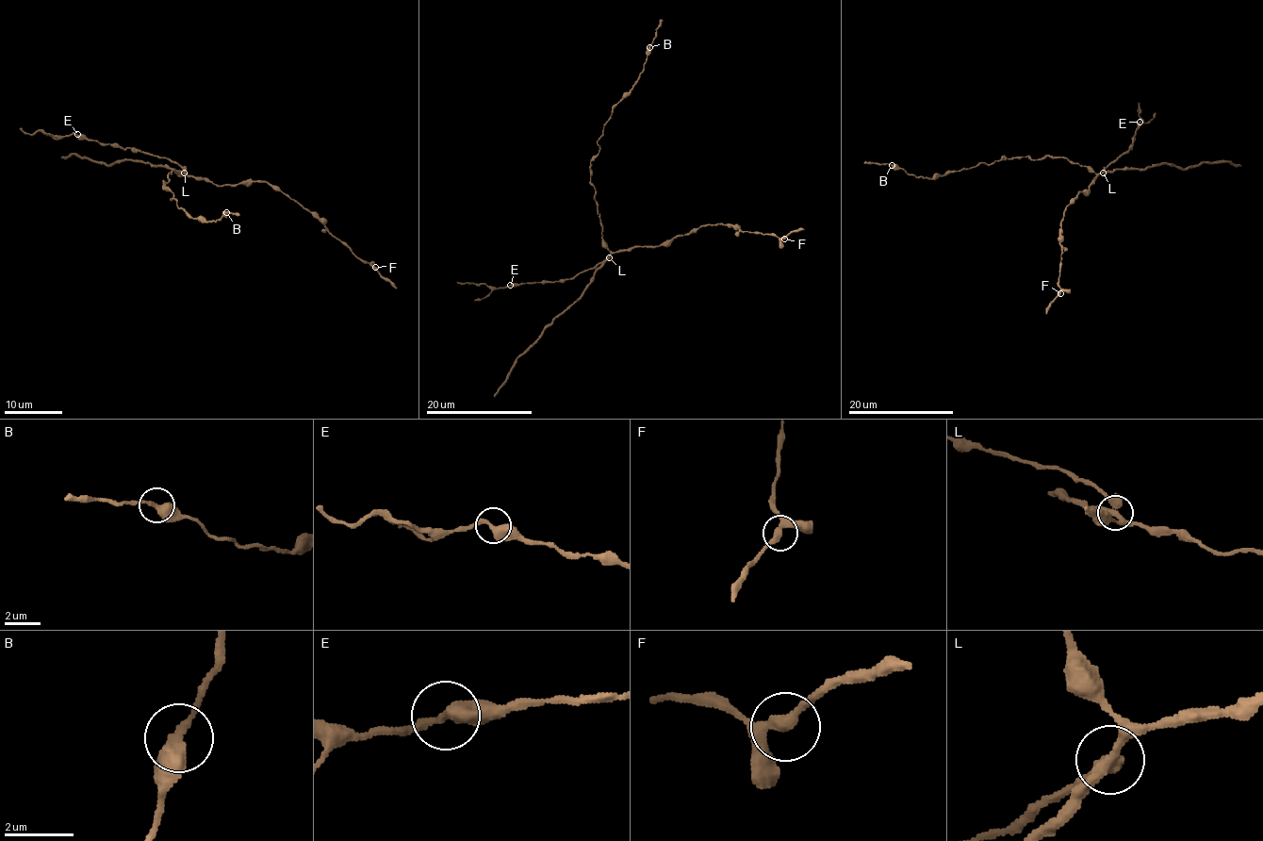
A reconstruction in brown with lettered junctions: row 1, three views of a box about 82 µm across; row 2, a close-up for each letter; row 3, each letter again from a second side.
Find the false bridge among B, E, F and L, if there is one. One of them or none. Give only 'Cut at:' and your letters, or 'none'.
Cut at: L

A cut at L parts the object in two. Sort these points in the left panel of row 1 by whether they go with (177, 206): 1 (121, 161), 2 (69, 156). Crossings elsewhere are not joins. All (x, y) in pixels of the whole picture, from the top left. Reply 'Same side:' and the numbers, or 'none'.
Same side: none

